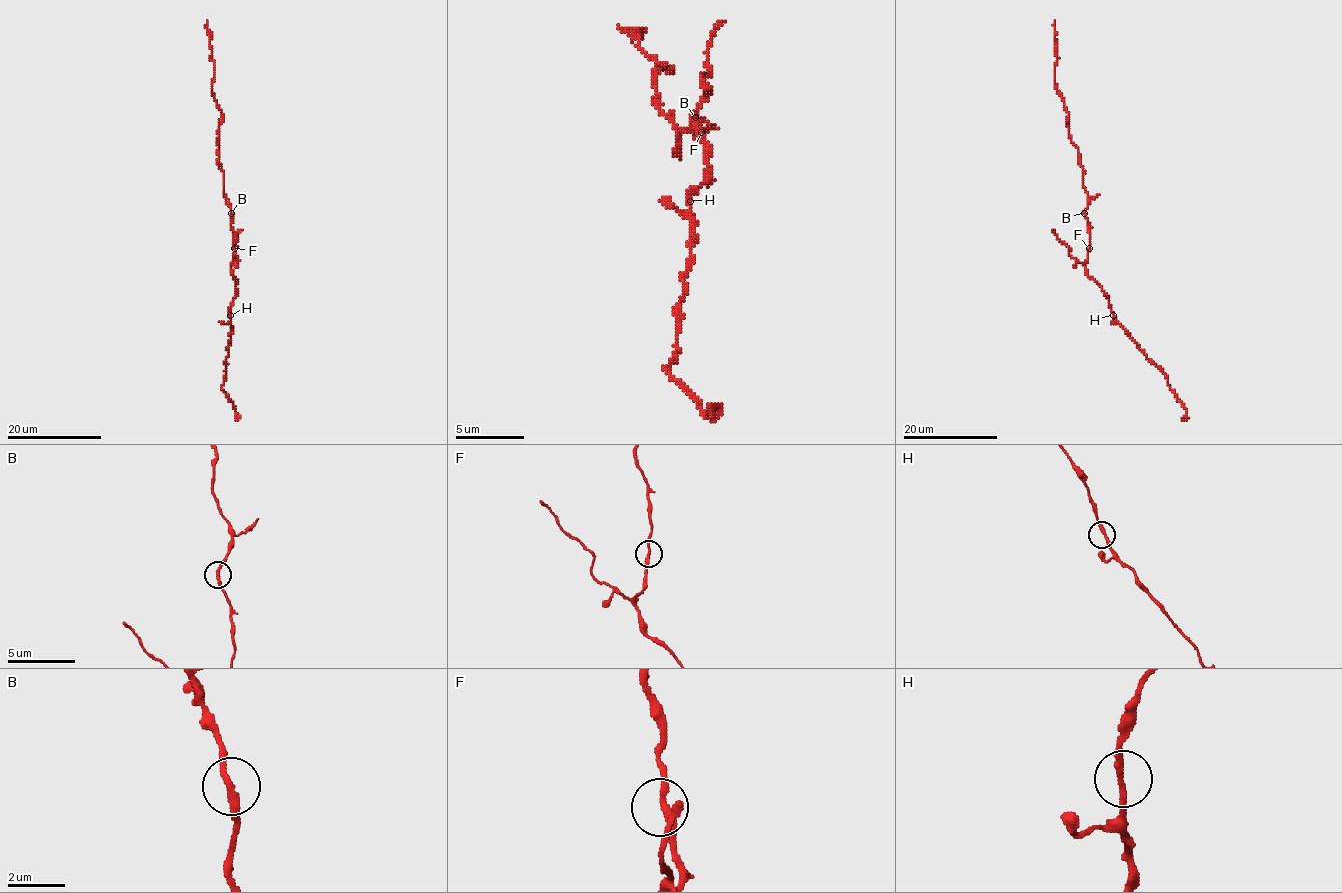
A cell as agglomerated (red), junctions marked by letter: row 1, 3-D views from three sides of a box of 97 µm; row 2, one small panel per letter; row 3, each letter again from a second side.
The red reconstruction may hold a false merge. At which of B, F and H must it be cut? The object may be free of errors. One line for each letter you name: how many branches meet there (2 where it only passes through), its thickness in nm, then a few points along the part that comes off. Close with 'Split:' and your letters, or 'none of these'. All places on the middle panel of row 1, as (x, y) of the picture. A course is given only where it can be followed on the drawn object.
Split: none of these

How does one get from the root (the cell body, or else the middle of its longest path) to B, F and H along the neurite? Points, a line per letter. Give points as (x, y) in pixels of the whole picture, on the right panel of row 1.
B: (1089, 235), (1085, 213)
F: (1089, 235), (1089, 248)
H: (1089, 235), (1086, 273), (1101, 288), (1113, 315)

